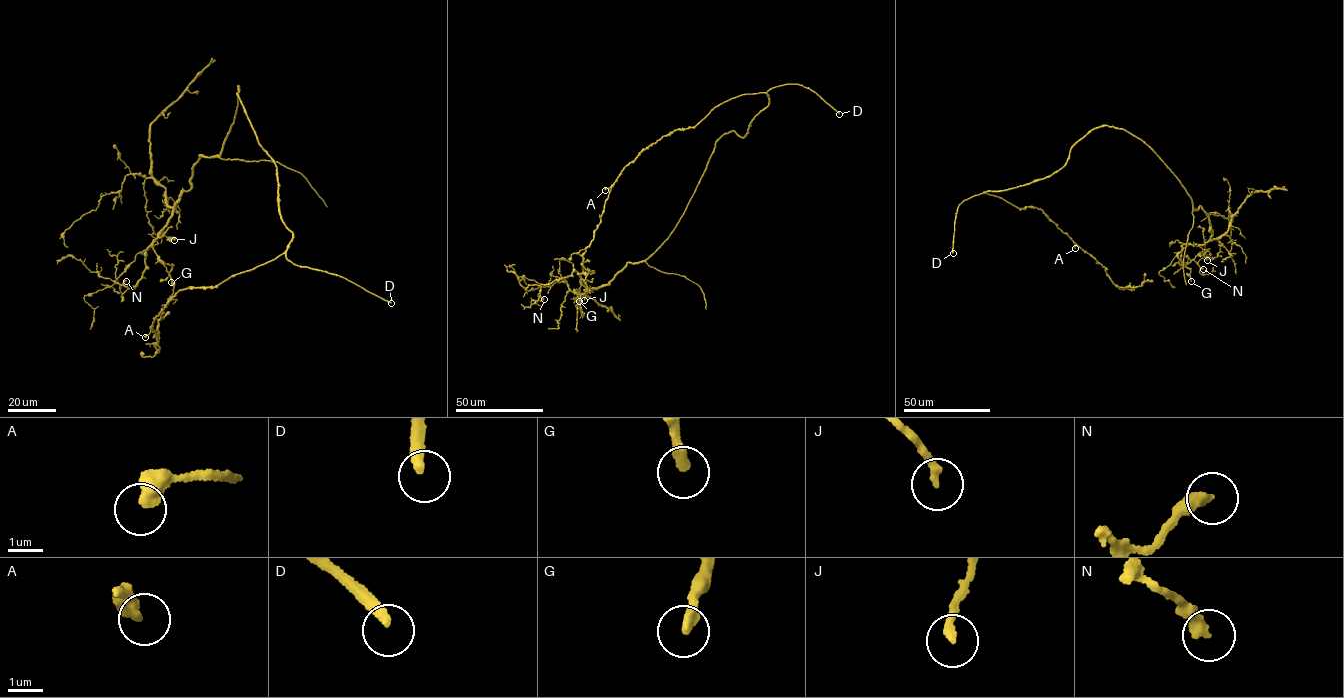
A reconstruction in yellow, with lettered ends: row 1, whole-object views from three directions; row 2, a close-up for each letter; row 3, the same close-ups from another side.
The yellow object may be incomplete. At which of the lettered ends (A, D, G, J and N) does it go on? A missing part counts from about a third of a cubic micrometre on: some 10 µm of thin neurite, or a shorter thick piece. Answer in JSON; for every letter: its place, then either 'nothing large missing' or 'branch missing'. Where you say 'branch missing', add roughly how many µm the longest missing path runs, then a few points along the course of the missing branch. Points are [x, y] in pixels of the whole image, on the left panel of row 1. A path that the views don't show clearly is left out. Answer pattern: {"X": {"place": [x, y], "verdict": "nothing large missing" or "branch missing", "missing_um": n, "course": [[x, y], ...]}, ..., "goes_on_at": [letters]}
{"A": {"place": [145, 337], "verdict": "nothing large missing"}, "D": {"place": [391, 303], "verdict": "branch missing", "missing_um": 60}, "G": {"place": [171, 282], "verdict": "branch missing", "missing_um": 35, "course": [[171, 282], [165, 289], [160, 285], [156, 288], [147, 281], [150, 273], [145, 273]]}, "J": {"place": [174, 240], "verdict": "nothing large missing"}, "N": {"place": [126, 281], "verdict": "nothing large missing"}, "goes_on_at": ["D", "G"]}

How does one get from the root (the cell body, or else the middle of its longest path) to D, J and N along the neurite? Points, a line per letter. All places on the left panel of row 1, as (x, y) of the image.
D: (256, 135), (276, 168), (279, 213), (292, 234), (285, 253), (287, 259), (298, 266), (342, 276), (391, 303)
J: (256, 135), (238, 85), (238, 106), (221, 153), (200, 155), (191, 189), (182, 193), (161, 231), (174, 240)
N: (256, 135), (238, 85), (221, 153), (200, 155), (142, 277), (115, 282), (126, 281)

